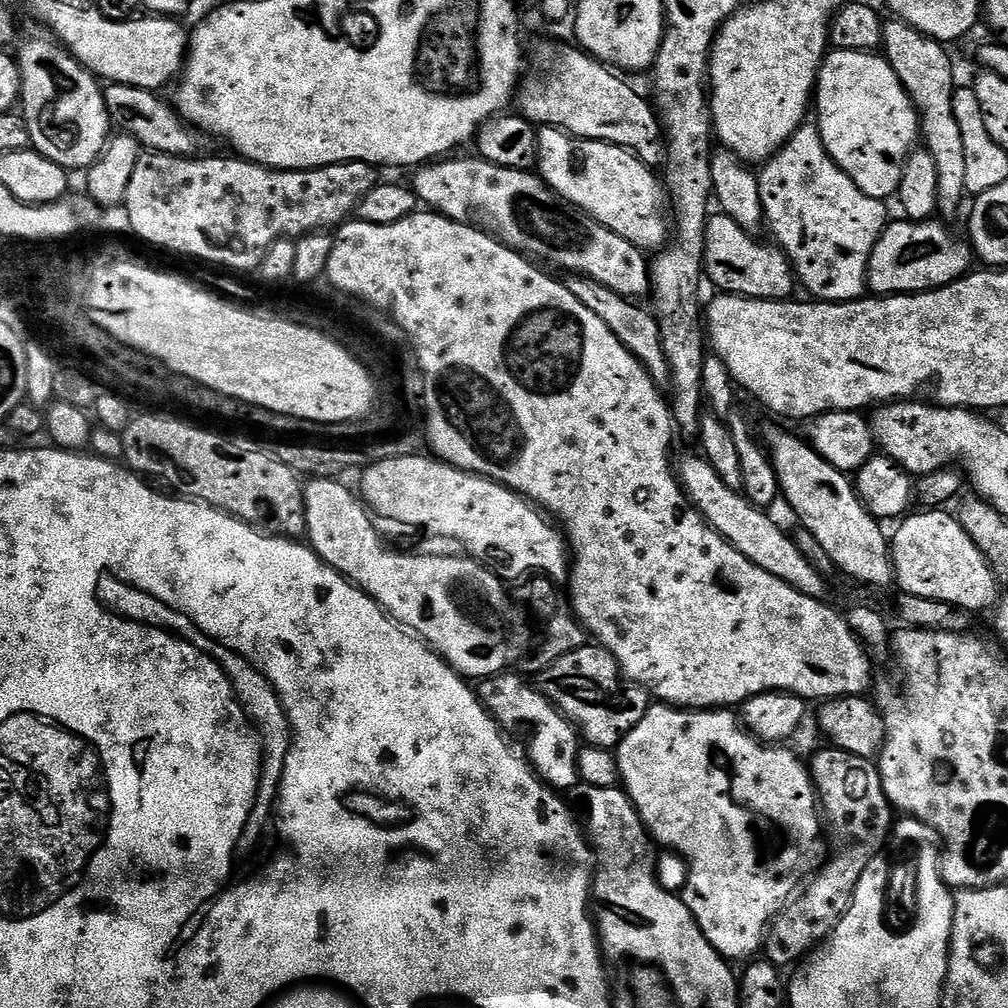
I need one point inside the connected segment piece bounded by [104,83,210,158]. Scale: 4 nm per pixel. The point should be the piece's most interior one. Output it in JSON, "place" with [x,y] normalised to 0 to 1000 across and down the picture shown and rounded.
{"place":[156,125]}

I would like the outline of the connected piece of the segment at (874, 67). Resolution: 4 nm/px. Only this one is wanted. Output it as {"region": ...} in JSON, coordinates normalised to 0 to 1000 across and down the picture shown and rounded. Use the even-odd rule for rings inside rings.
{"region":[[[825,50],[813,64],[808,88],[808,122],[813,129],[813,136],[827,161],[845,178],[855,192],[865,197],[880,199],[893,189],[897,163],[902,153],[910,146],[915,135],[915,120],[908,103],[901,96],[901,90],[891,81],[891,73],[881,64],[876,55],[868,51]]]}

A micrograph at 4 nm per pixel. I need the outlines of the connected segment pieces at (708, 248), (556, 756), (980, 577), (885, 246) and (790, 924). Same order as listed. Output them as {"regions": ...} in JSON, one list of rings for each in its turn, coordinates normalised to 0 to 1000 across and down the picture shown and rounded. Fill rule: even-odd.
{"regions":[[[[717,212],[702,215],[698,233],[698,268],[701,277],[711,282],[713,289],[727,294],[743,294],[749,298],[780,298],[792,286],[787,261],[773,245],[753,242],[743,227]]],[[[501,665],[495,667],[493,671],[482,671],[474,679],[474,689],[476,695],[480,697],[492,717],[496,719],[501,727],[513,726],[520,730],[523,726],[528,726],[528,750],[526,746],[526,757],[532,763],[532,769],[544,779],[545,782],[557,787],[563,788],[576,777],[575,765],[573,764],[573,748],[577,741],[577,731],[571,721],[566,718],[548,697],[532,684],[531,678],[519,675],[521,672],[512,665]]],[[[913,506],[910,509],[910,512],[898,511],[888,521],[889,529],[884,529],[883,532],[885,564],[888,578],[890,580],[893,578],[892,586],[903,591],[923,593],[936,599],[942,599],[945,603],[955,605],[957,608],[972,607],[980,602],[983,604],[990,595],[990,586],[988,587],[990,572],[984,566],[984,561],[974,550],[972,543],[964,537],[960,527],[952,521],[951,515],[945,509],[943,512],[940,506]]],[[[893,216],[890,222],[882,221],[863,252],[860,285],[865,290],[869,289],[866,291],[870,295],[895,294],[907,290],[925,290],[960,273],[966,262],[961,239],[956,236],[951,238],[936,224],[929,216],[908,220]]],[[[818,740],[807,752],[806,758],[804,754],[804,769],[819,803],[820,816],[822,813],[826,823],[834,829],[833,842],[830,843],[829,850],[826,853],[824,850],[805,870],[801,880],[764,918],[760,930],[760,948],[775,962],[781,961],[781,956],[789,957],[797,953],[829,922],[847,891],[851,875],[862,864],[861,856],[880,835],[881,825],[883,829],[887,821],[887,803],[877,791],[873,763],[865,754],[837,746],[834,742]]]]}

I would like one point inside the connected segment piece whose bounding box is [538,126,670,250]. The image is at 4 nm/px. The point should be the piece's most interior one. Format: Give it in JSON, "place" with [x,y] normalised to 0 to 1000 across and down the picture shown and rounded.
{"place":[606,183]}

